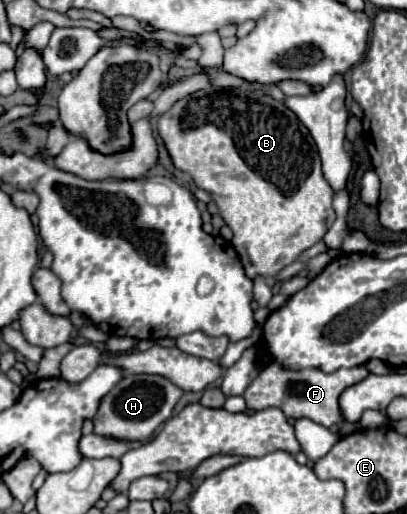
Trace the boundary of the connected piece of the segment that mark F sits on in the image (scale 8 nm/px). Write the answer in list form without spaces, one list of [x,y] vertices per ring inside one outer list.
[[[273,362],[265,366],[261,374],[253,378],[253,382],[247,386],[243,398],[247,400],[247,408],[251,410],[265,410],[265,408],[281,408],[287,418],[309,418],[325,428],[331,428],[333,424],[343,422],[343,414],[339,408],[339,396],[345,388],[361,382],[367,376],[365,366],[355,366],[355,368],[341,368],[331,374],[325,374],[317,368],[309,370],[287,370],[279,362]]]

